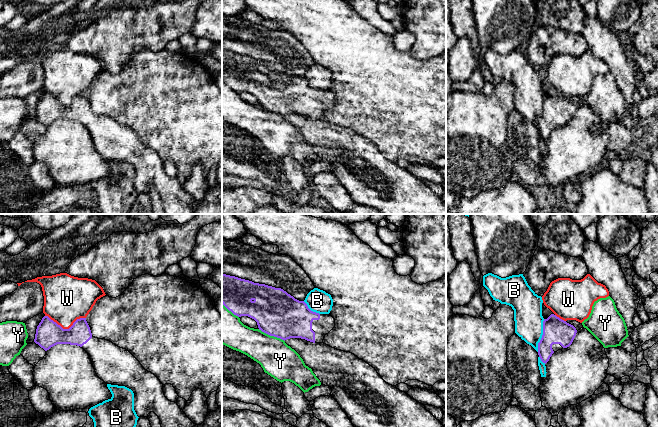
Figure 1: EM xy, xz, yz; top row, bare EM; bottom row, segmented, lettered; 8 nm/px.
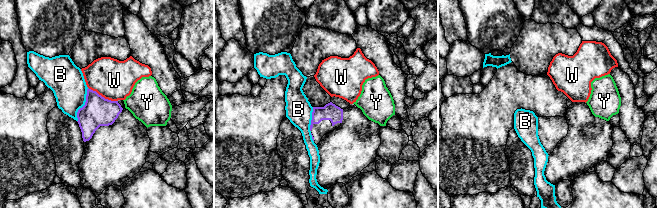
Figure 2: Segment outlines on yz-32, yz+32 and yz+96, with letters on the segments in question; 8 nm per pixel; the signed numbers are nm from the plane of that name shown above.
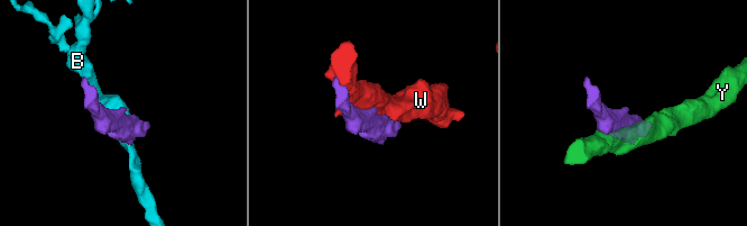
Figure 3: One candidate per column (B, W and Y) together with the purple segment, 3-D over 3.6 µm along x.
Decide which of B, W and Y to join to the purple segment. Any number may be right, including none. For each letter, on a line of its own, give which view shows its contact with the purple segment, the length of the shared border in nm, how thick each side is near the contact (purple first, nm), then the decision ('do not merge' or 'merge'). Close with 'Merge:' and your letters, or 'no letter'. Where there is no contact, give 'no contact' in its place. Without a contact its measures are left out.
B: yz | 280 nm | 200/220 nm | do not merge
W: xy | 320 nm | 200/360 nm | do not merge
Y: xz | 240 nm | 360/280 nm | do not merge
Merge: no letter

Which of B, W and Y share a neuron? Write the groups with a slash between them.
B / W / Y

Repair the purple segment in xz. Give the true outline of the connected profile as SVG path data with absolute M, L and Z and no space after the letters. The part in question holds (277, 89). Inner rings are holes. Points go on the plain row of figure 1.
M222 49L222 80L234 91L248 92L257 98L262 108L287 116L301 114L313 119L323 119L324 113L335 103L330 90L311 87L304 77L299 77L281 64L254 59Z

